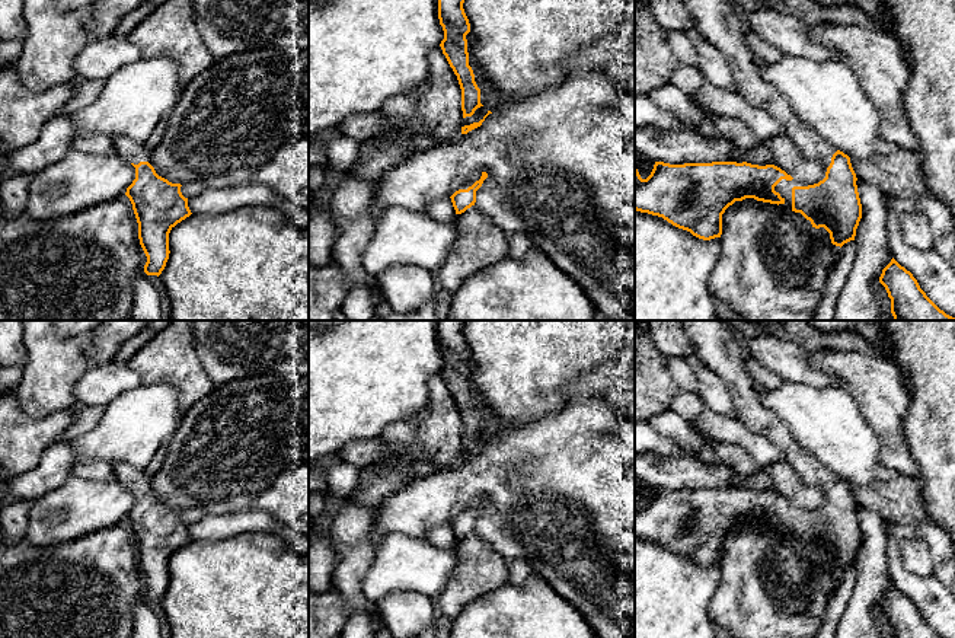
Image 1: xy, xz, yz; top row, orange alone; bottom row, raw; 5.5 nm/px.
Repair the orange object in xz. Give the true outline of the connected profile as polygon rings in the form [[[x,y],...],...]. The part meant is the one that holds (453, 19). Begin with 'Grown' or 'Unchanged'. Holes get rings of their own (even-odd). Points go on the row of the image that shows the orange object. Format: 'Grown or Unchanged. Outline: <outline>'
Unchanged. Outline: [[[438,0],[438,19],[444,31],[440,47],[461,89],[463,118],[472,117],[480,106],[480,89],[469,66],[467,39],[470,23],[463,9],[464,0]]]

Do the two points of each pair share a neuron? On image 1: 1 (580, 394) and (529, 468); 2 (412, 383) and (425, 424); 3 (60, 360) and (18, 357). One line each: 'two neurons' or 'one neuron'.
1: two neurons
2: two neurons
3: two neurons

